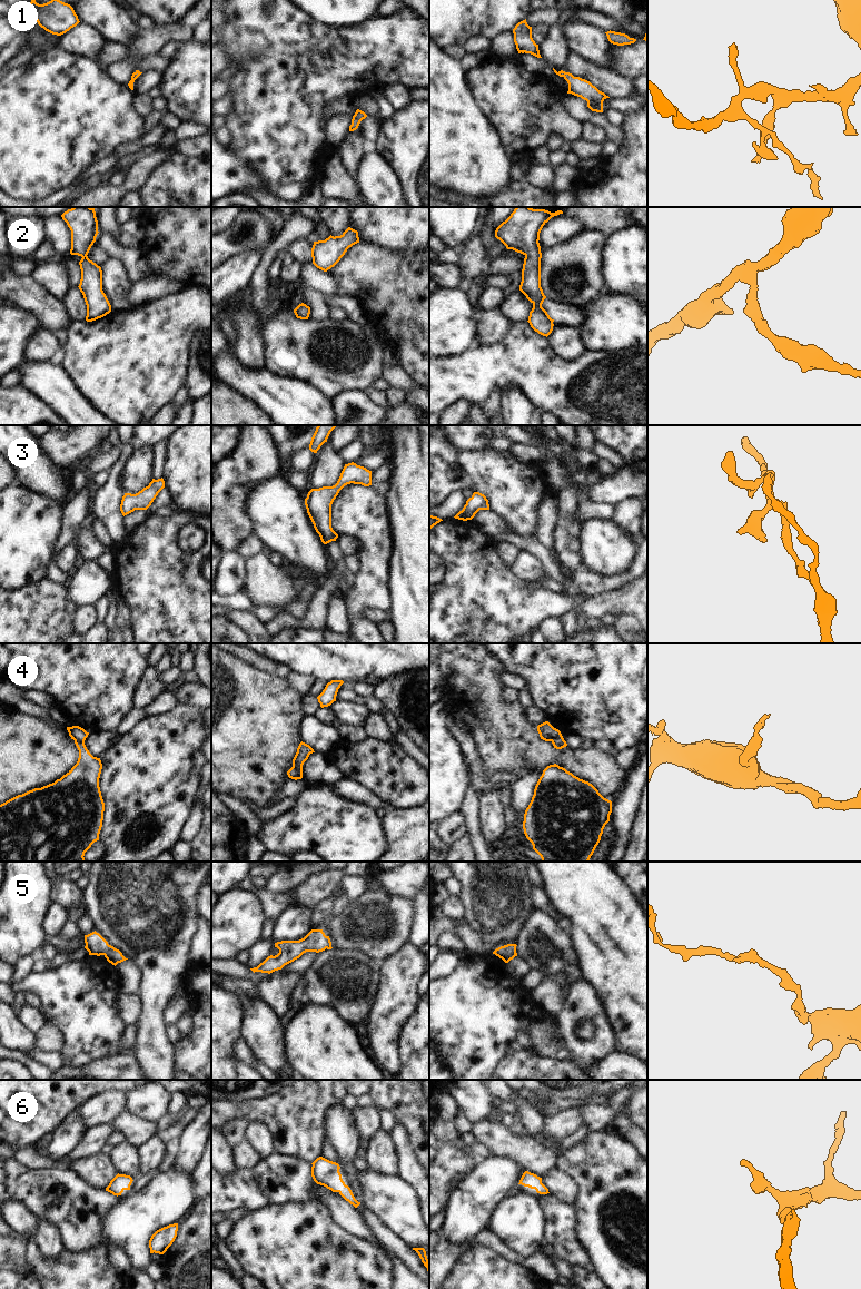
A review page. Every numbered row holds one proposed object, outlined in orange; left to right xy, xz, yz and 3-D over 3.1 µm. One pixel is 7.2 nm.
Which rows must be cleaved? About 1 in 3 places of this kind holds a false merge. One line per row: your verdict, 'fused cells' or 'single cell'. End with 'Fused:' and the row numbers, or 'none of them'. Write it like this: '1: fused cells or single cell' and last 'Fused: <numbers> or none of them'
1: single cell
2: single cell
3: single cell
4: fused cells
5: single cell
6: single cell
Fused: 4

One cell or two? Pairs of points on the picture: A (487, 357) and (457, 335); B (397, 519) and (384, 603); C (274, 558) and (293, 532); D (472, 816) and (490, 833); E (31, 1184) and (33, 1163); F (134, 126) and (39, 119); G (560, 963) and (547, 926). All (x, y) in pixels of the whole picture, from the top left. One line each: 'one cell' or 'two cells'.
A: two cells
B: two cells
C: two cells
D: two cells
E: two cells
F: one cell
G: one cell

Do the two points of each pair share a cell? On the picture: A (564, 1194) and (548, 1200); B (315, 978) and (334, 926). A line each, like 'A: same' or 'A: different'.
A: different
B: different

